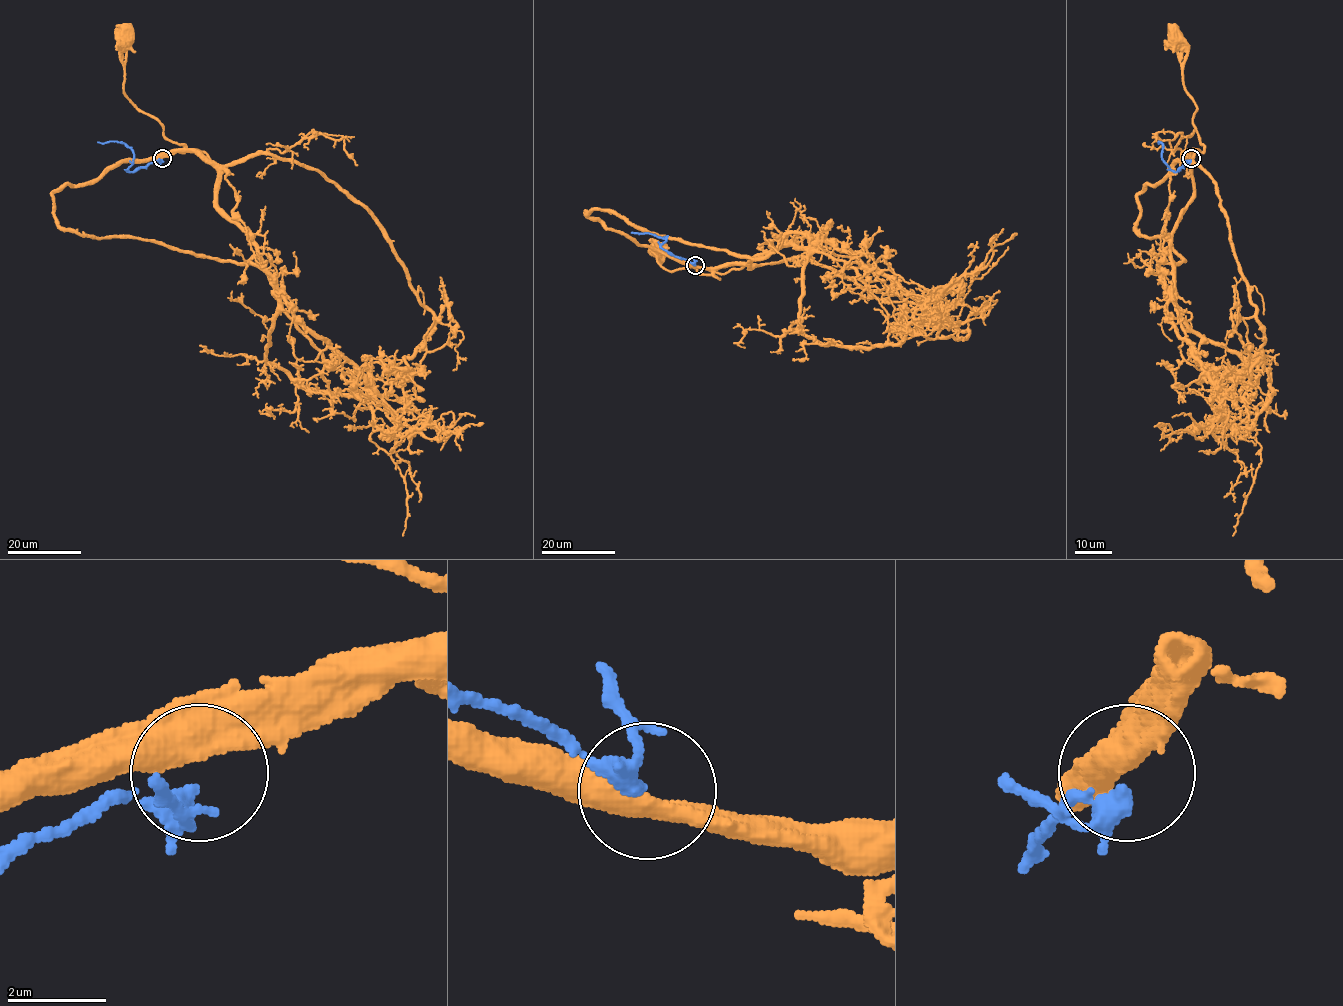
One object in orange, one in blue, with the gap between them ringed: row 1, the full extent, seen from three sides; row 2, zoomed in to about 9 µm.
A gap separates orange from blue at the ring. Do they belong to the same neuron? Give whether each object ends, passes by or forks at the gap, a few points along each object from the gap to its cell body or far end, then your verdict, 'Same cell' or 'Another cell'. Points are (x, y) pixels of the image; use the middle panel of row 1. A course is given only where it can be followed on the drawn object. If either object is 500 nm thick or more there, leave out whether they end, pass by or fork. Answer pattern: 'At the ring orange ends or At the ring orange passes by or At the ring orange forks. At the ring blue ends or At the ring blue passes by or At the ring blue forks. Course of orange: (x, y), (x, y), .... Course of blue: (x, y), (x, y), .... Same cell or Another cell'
Course of orange: (696, 265), (719, 278), (700, 274), (692, 267), (668, 271), (657, 261), (652, 248), (658, 249). Course of blue: (696, 265), (662, 248), (667, 236), (631, 232). Another cell

